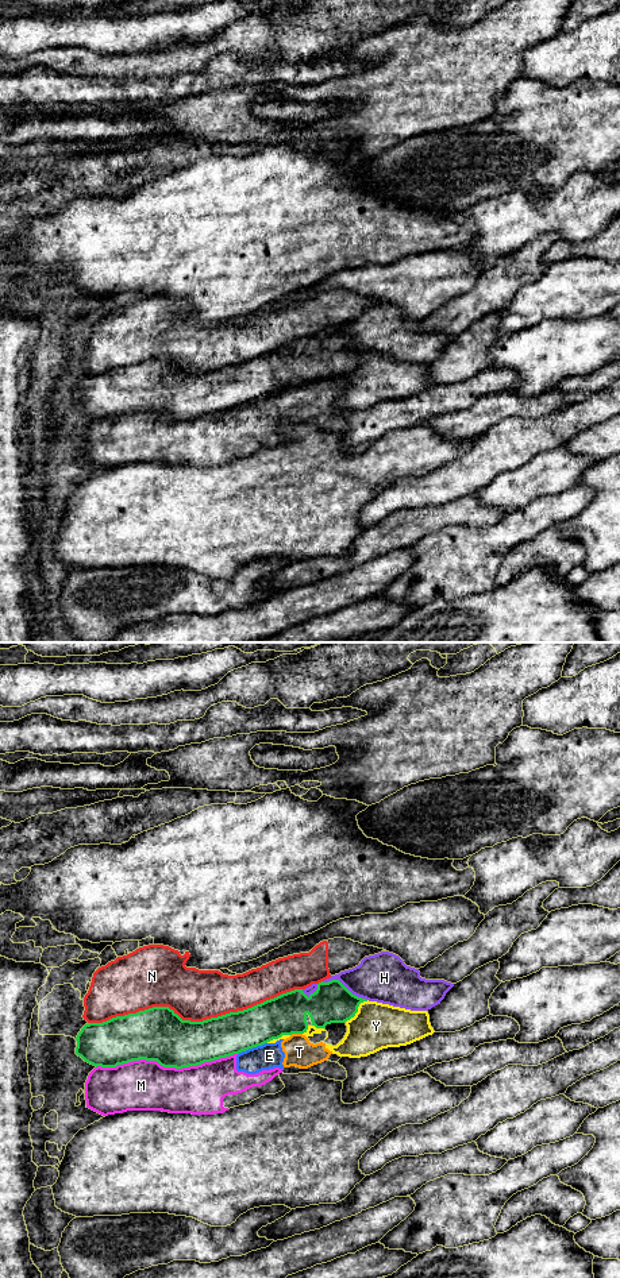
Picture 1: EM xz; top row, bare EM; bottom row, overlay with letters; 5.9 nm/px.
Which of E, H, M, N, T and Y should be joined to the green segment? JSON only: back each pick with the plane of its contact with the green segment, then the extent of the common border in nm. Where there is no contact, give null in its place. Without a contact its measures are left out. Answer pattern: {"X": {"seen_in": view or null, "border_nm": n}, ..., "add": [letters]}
{"add": []}

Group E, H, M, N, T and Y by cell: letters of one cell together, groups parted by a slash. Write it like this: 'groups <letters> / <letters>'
groups E M T / H / N / Y

